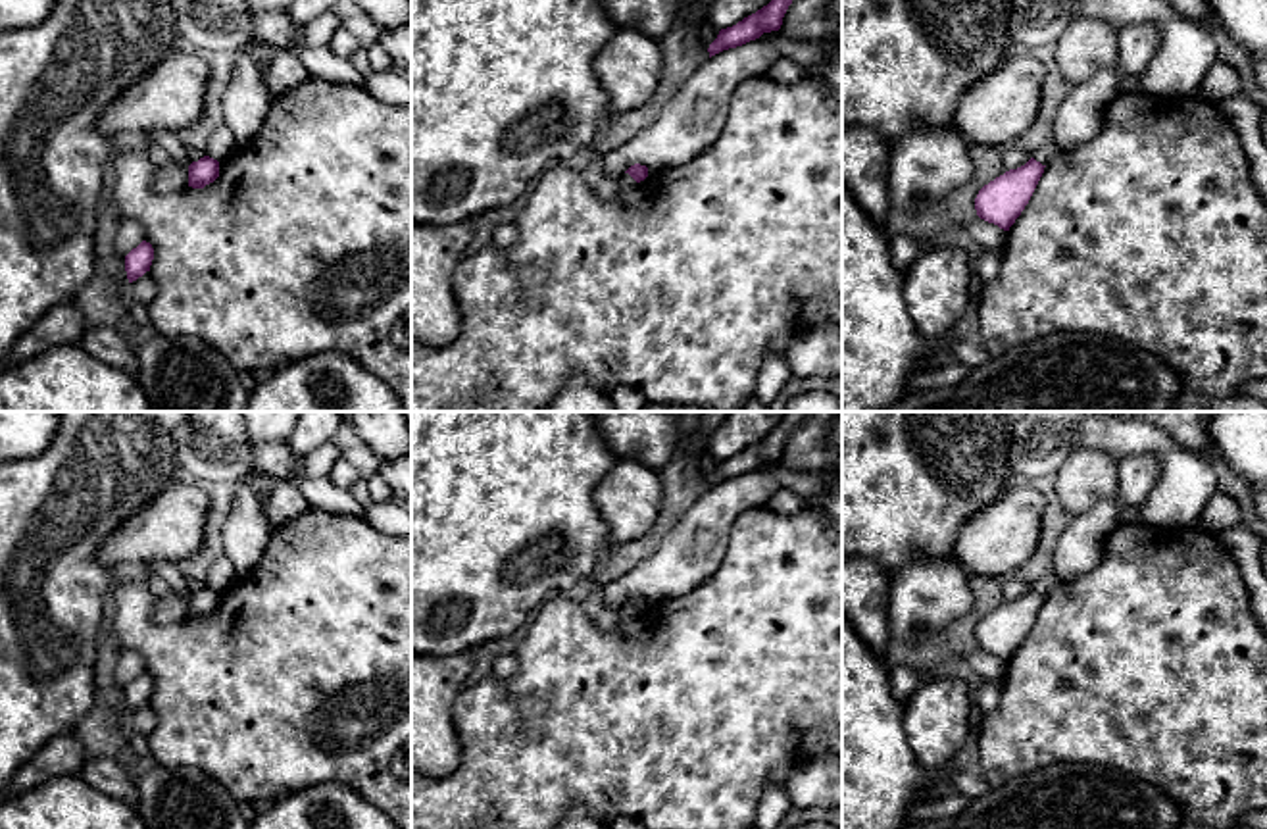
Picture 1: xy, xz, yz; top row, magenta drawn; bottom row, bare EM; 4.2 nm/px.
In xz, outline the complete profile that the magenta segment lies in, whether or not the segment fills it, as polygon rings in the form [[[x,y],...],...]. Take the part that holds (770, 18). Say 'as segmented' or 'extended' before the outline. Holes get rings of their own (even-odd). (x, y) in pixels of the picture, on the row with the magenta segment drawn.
as segmented | [[[771,0],[767,6],[744,17],[736,25],[721,29],[717,38],[708,48],[709,58],[723,50],[756,40],[763,33],[779,31],[790,4],[792,0]]]

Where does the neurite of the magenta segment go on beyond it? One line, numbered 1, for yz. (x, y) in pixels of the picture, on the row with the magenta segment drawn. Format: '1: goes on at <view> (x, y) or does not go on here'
1: does not go on here

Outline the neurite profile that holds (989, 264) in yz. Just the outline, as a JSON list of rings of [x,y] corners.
[[[982,250],[982,254],[977,258],[977,267],[973,273],[977,273],[982,283],[990,283],[998,277],[1002,269],[1002,254],[996,250]]]

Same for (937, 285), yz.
[[[938,244],[919,254],[904,277],[906,308],[925,339],[950,333],[969,304],[969,256],[957,246]]]

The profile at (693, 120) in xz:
[[[779,31],[708,58],[650,127],[602,160],[602,171],[619,177],[634,163],[656,169],[688,163],[719,138],[731,98],[744,81],[763,77],[781,56],[807,67],[838,52],[842,33],[796,42]]]

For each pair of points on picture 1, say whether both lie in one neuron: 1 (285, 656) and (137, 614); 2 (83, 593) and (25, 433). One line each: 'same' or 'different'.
1: same
2: different

